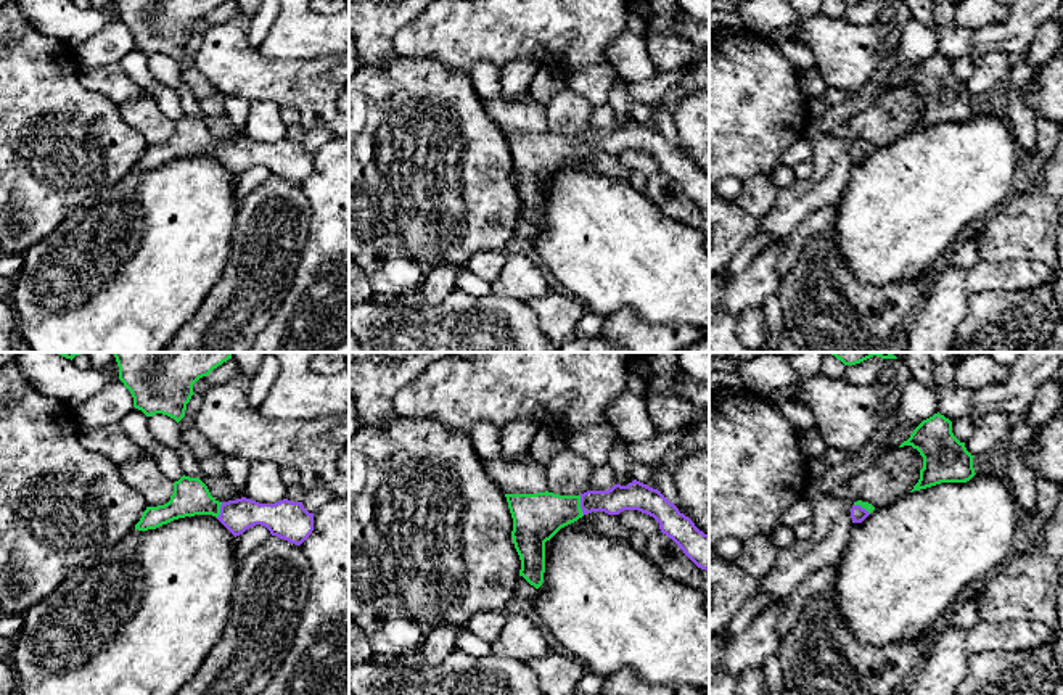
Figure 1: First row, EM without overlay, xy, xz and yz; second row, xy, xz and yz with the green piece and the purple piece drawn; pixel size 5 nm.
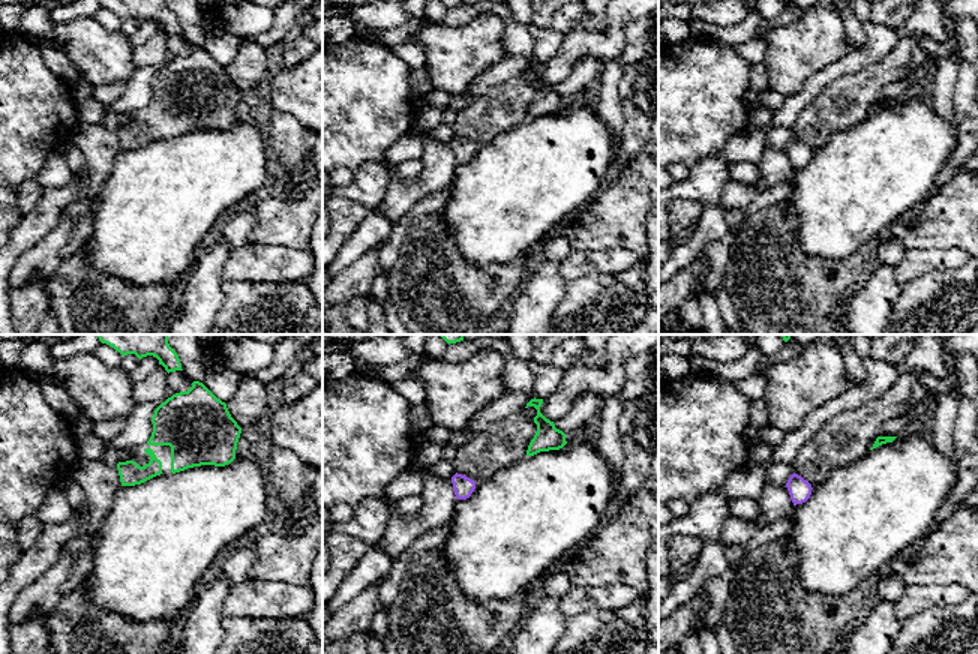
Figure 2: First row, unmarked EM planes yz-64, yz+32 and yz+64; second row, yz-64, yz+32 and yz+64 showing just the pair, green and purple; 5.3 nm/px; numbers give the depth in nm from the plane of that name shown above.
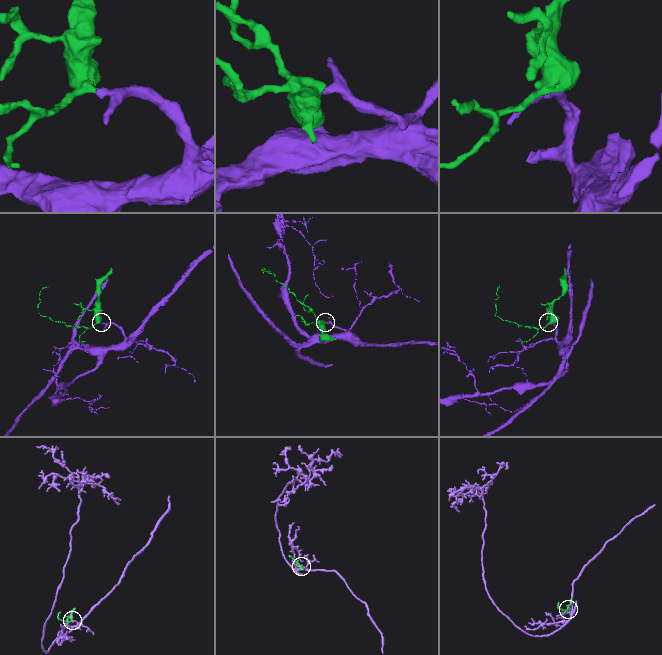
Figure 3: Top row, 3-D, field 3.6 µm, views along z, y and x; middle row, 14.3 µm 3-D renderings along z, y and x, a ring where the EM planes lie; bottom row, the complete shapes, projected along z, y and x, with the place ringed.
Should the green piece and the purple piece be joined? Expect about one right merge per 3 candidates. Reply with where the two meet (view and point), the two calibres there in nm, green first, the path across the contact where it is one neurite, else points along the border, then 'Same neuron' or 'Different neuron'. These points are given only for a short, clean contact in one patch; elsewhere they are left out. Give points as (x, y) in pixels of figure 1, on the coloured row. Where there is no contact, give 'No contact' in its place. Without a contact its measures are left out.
Touches green at xz (579, 505). Thickness 240 nm (green) against 130 nm. Path across: xz (537, 517), (579, 505), (619, 497). Same neuron

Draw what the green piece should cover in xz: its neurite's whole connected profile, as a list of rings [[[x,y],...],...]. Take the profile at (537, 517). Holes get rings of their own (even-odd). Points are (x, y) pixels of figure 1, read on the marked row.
[[[637,479],[627,486],[614,484],[608,491],[587,491],[581,496],[545,491],[505,497],[513,518],[513,544],[521,560],[519,576],[536,589],[544,582],[545,542],[561,528],[592,512],[619,515],[624,510],[638,510],[653,516],[663,534],[671,537],[698,568],[709,571],[709,536],[658,489]]]

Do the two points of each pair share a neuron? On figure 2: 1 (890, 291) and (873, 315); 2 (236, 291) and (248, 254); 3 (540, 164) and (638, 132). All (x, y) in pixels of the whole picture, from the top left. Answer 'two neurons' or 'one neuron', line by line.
1: one neuron
2: two neurons
3: two neurons

